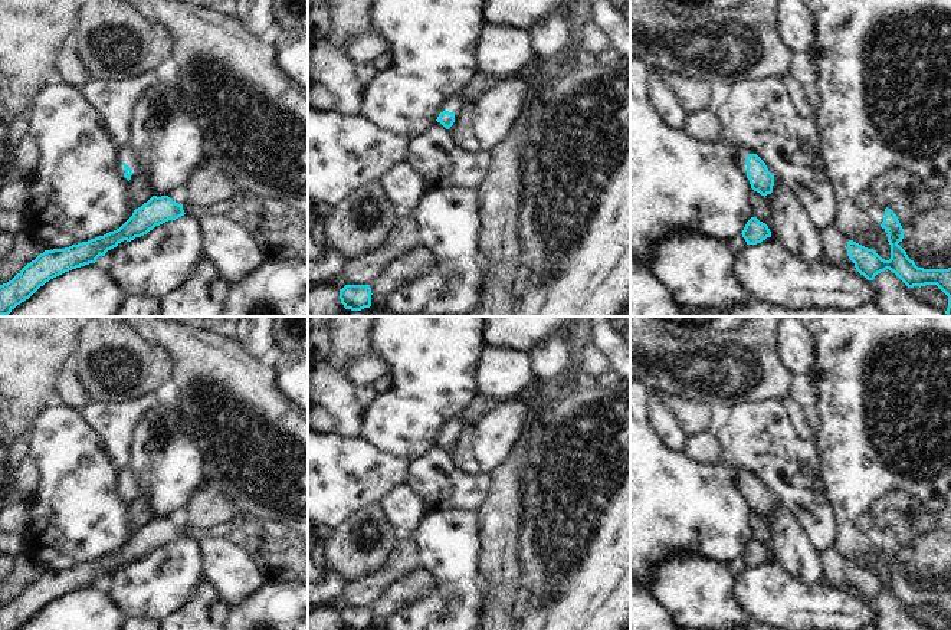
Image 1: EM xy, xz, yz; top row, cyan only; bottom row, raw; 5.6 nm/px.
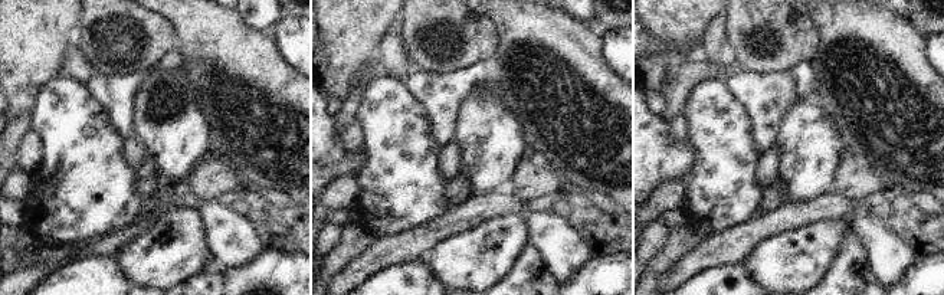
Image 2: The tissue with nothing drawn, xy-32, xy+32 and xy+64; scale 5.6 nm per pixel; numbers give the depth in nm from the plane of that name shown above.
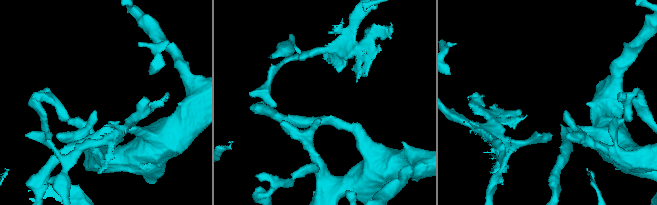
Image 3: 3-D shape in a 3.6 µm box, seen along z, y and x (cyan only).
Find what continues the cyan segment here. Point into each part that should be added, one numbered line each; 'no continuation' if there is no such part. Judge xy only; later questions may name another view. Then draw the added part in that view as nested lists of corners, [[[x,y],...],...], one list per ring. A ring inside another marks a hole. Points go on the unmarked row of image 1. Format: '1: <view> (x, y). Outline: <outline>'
1: xy (128, 479). Outline: [[[128,469],[121,473],[121,479],[131,492],[135,489],[135,476]]]

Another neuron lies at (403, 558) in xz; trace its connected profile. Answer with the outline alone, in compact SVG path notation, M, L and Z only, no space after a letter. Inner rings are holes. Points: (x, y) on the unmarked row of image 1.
M399 535L381 570L357 581L348 581L341 598L348 607L370 607L393 581L419 568L420 562L413 537Z

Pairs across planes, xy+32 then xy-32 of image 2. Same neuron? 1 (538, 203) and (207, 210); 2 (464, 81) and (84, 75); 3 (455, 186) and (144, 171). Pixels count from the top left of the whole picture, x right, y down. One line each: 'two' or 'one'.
1: two
2: two
3: one

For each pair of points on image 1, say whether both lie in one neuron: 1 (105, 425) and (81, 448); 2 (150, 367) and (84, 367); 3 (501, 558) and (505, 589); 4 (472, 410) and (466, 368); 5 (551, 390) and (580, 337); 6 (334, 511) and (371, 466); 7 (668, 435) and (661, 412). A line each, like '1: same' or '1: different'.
1: different
2: same
3: same
4: different
5: same
6: same
7: same

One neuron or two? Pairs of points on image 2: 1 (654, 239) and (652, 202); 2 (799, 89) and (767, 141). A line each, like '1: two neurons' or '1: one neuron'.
1: one neuron
2: one neuron

